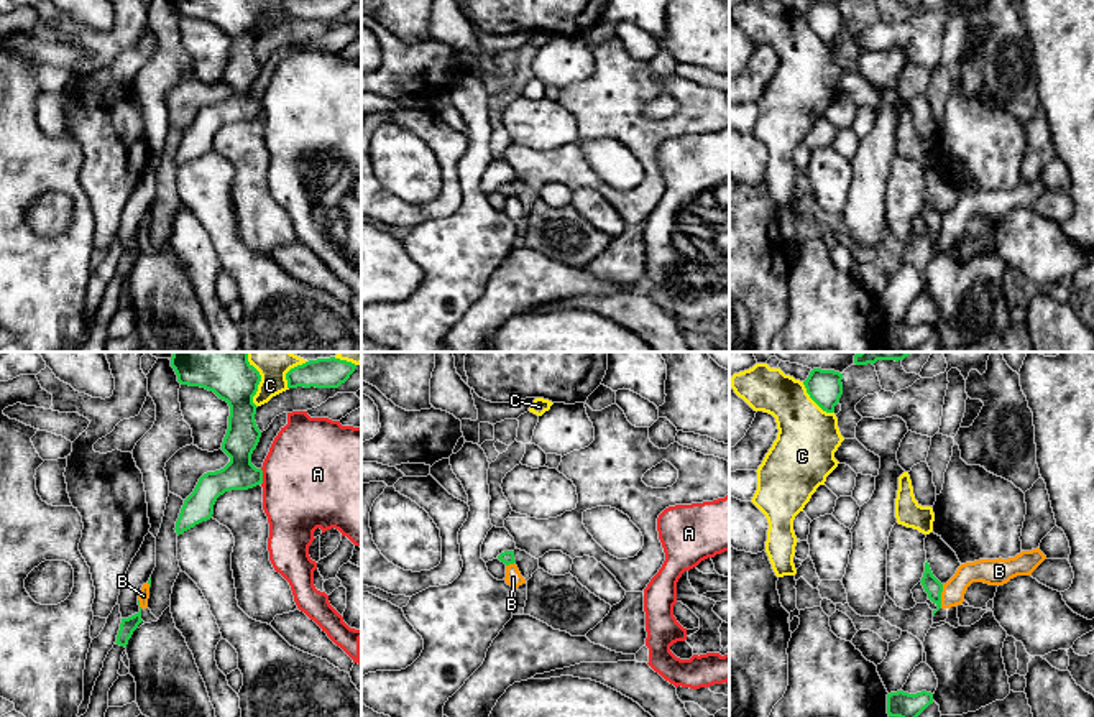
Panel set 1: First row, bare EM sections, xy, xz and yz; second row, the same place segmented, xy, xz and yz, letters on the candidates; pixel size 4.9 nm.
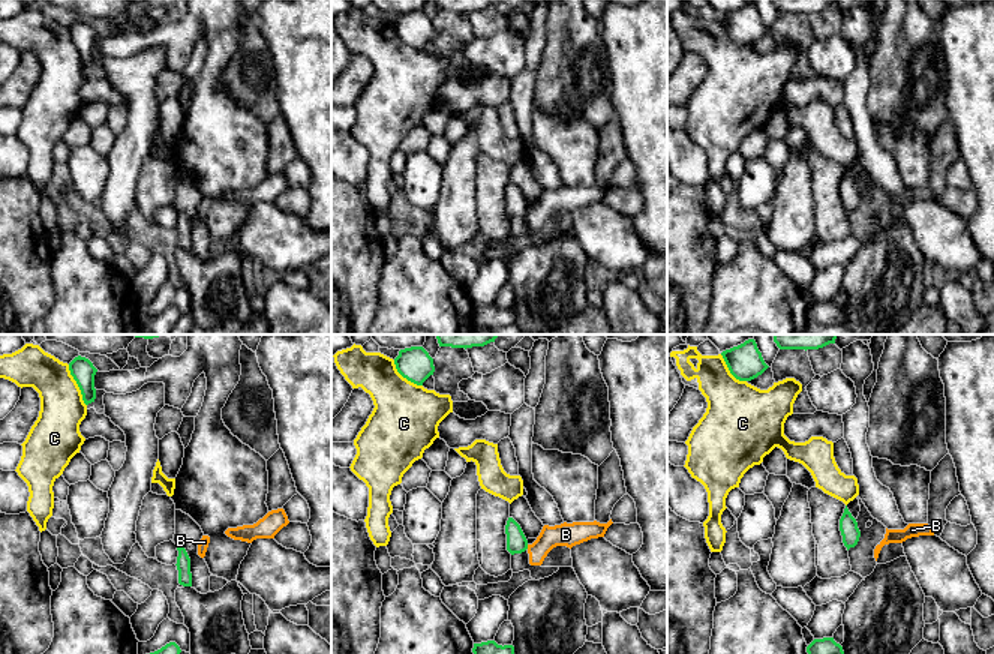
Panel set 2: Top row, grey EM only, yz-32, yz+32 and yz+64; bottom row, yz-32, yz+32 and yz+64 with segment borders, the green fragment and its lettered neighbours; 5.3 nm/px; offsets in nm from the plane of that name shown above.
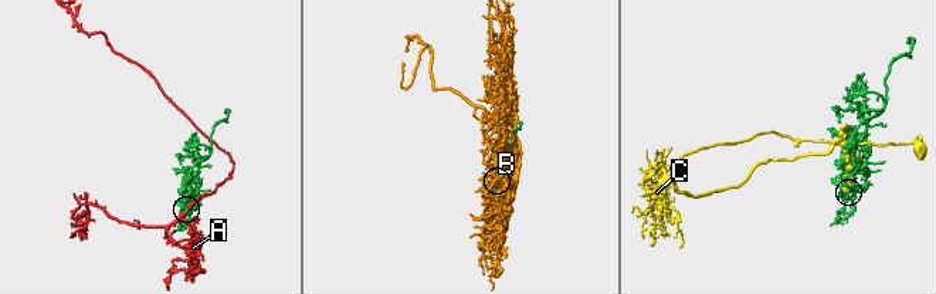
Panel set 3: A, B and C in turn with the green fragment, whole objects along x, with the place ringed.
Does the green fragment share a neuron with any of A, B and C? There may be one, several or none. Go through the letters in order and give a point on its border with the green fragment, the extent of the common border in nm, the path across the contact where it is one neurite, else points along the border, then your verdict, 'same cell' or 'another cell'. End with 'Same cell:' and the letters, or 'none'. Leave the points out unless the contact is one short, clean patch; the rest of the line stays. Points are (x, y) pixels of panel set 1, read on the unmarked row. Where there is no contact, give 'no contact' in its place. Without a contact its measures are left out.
A: contact xy (262, 109); length 80 nm; another cell
B: contact yz (940, 227); length 120 nm; border yz (943, 216), (940, 239); another cell
C: contact yz (815, 33); length 220 nm; another cell
Same cell: none

